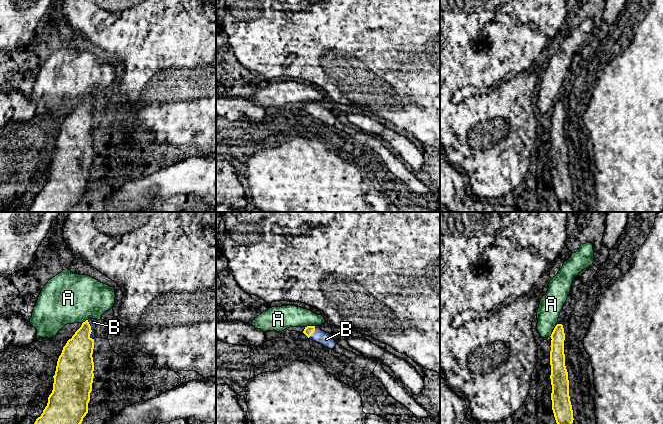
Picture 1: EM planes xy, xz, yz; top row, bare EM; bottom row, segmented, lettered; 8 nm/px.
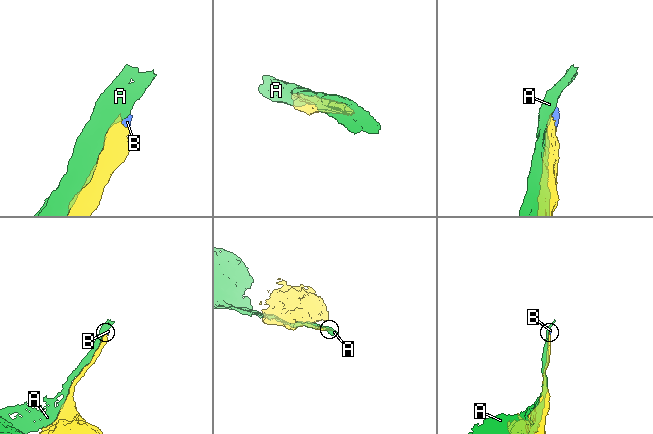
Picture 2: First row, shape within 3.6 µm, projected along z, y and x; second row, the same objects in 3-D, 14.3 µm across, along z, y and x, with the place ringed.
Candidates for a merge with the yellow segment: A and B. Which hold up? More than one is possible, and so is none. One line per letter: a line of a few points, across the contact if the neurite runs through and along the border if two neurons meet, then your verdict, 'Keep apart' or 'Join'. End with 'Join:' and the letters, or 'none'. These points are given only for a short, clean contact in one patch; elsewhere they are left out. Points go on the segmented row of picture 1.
A: Keep apart
B: Line: xy (76, 357), (83, 338), (91, 330), (93, 322). Join
Join: B

